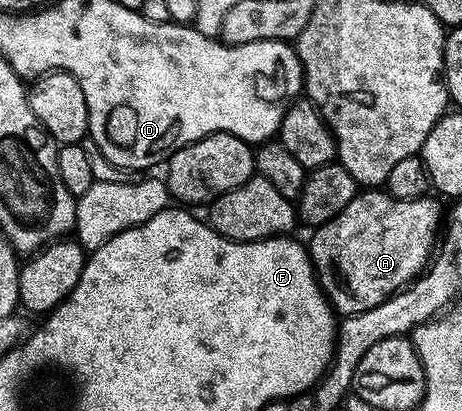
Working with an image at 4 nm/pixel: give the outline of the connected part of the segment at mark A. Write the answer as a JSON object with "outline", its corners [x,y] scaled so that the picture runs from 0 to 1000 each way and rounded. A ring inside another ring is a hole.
{"outline":[[[797,457],[773,470],[716,540],[682,552],[671,586],[675,647],[729,766],[792,759],[827,740],[924,650],[957,560],[957,511],[952,521],[942,487],[935,477],[861,487],[829,460]]]}

